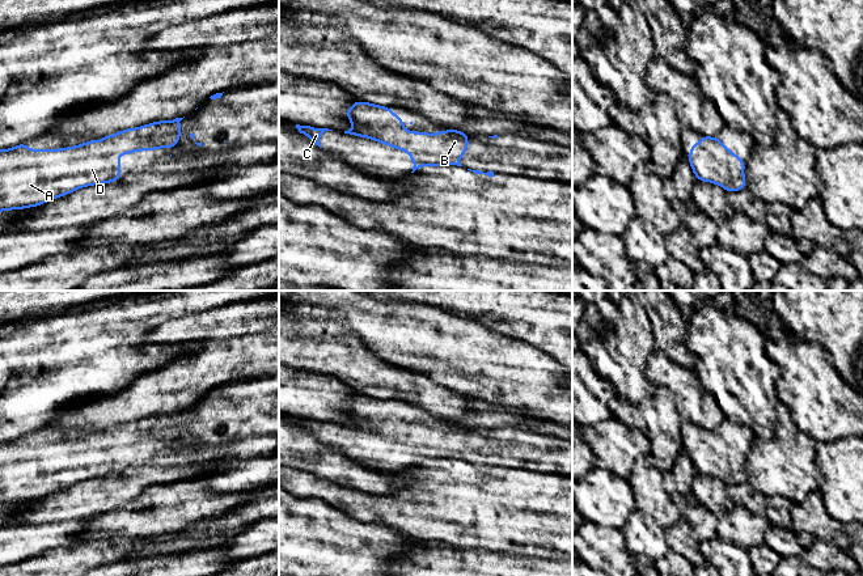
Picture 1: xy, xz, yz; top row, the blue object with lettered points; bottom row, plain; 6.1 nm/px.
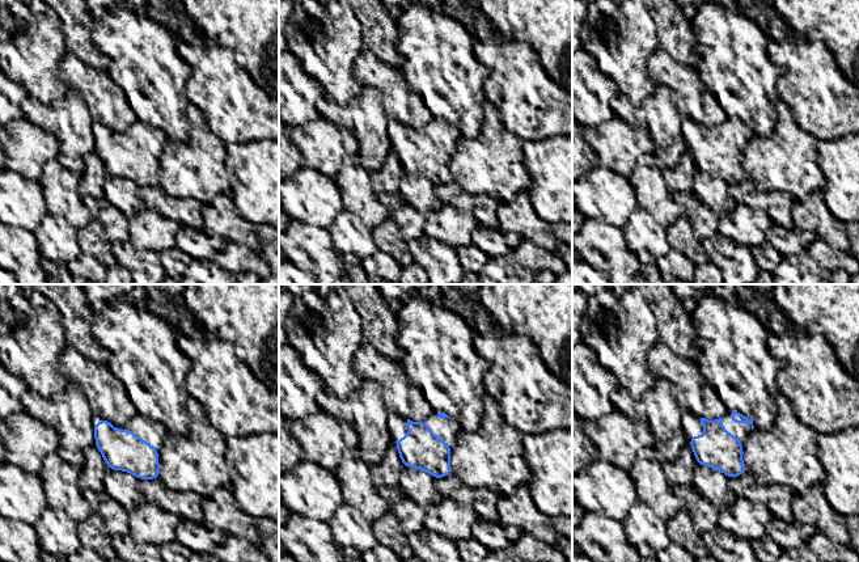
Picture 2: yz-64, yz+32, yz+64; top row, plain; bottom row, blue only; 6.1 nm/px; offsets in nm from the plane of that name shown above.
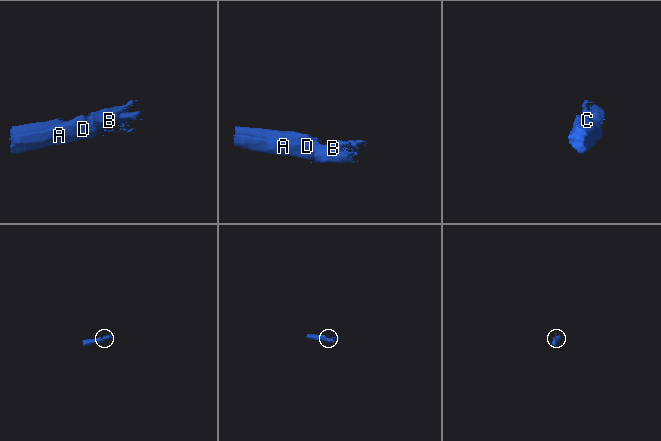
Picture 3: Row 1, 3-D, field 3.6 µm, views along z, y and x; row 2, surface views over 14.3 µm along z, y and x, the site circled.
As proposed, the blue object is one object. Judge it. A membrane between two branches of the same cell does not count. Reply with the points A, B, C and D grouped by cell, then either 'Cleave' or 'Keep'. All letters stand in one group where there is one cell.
Groups: A B C D. Keep

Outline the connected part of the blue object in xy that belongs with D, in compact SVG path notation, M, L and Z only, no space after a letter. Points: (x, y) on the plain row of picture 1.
M158 414L124 422L80 439L29 442L28 435L0 442L0 505L38 500L79 482L120 473L118 449L173 442L181 432L181 414Z

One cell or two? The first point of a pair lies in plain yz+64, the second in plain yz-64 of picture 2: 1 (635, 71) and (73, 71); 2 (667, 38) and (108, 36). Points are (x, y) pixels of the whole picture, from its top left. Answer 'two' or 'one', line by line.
1: two
2: two

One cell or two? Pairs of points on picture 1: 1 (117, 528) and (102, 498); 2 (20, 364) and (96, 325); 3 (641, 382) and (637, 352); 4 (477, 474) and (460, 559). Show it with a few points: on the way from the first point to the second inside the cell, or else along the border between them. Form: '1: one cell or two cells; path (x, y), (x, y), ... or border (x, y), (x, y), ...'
1: two cells; border (121, 507), (87, 520)
2: one cell; path (38, 346), (77, 339)
3: one cell; path (637, 375), (637, 360)
4: two cells; border (432, 540), (487, 549), (493, 553)

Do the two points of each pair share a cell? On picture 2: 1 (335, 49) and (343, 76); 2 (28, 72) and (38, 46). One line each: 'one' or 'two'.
1: one
2: one

